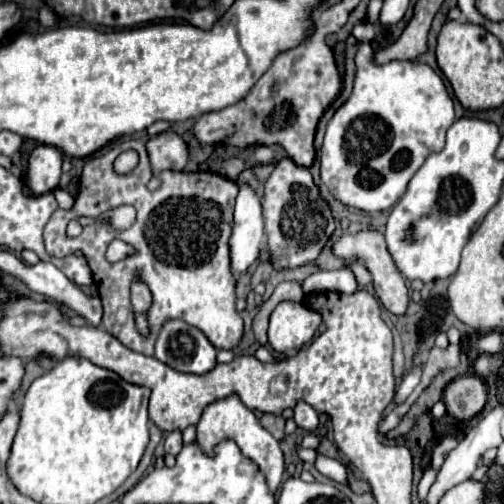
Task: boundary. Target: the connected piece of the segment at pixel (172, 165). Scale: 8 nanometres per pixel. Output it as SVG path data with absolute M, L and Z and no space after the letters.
M163 132L155 138L149 138L145 148L153 174L159 174L163 170L183 170L189 158L183 138L175 132Z

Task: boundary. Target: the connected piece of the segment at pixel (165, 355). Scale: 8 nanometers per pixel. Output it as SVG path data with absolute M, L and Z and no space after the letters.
M169 320L155 344L155 358L185 374L207 374L217 366L217 348L195 326Z

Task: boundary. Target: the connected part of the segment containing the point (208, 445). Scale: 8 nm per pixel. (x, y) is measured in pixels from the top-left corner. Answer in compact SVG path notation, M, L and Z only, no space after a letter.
M235 394L209 404L201 416L201 422L197 424L197 444L203 450L203 454L215 454L215 446L223 440L233 440L239 446L241 454L259 466L271 494L275 494L277 488L281 486L283 470L285 470L283 452L279 448L279 442L259 424L257 416L247 406L243 406L243 402Z

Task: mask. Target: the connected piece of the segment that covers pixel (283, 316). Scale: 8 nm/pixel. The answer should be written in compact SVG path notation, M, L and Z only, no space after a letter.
M281 302L269 320L269 346L279 354L297 350L315 336L321 322L321 314L305 304Z

